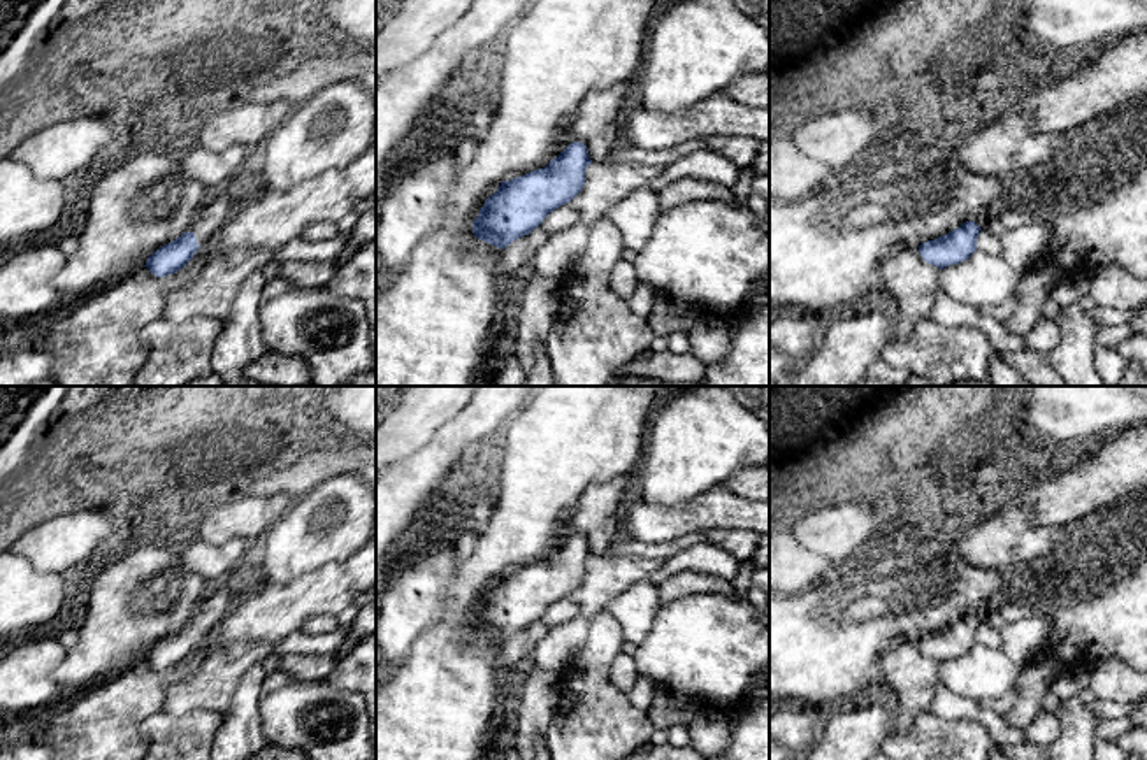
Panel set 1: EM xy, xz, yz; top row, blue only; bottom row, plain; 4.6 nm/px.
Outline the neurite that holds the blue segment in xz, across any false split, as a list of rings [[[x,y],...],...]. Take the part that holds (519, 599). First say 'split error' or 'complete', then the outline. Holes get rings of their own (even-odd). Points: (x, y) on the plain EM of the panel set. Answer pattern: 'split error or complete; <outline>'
complete; [[[571,535],[545,562],[502,574],[474,611],[474,630],[504,642],[529,628],[552,604],[581,584],[590,556],[587,539]]]

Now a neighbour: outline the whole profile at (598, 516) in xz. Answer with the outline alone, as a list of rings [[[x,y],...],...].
[[[631,472],[606,483],[590,486],[578,500],[567,520],[571,535],[583,535],[592,555],[606,555],[610,544],[622,530],[622,511],[625,505],[625,488],[638,472]]]

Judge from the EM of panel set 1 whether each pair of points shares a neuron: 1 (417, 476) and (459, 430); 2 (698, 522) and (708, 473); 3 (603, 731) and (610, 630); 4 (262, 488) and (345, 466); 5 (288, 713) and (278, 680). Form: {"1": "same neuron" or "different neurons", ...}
{"1": "same neuron", "2": "different neurons", "3": "same neuron", "4": "same neuron", "5": "different neurons"}

